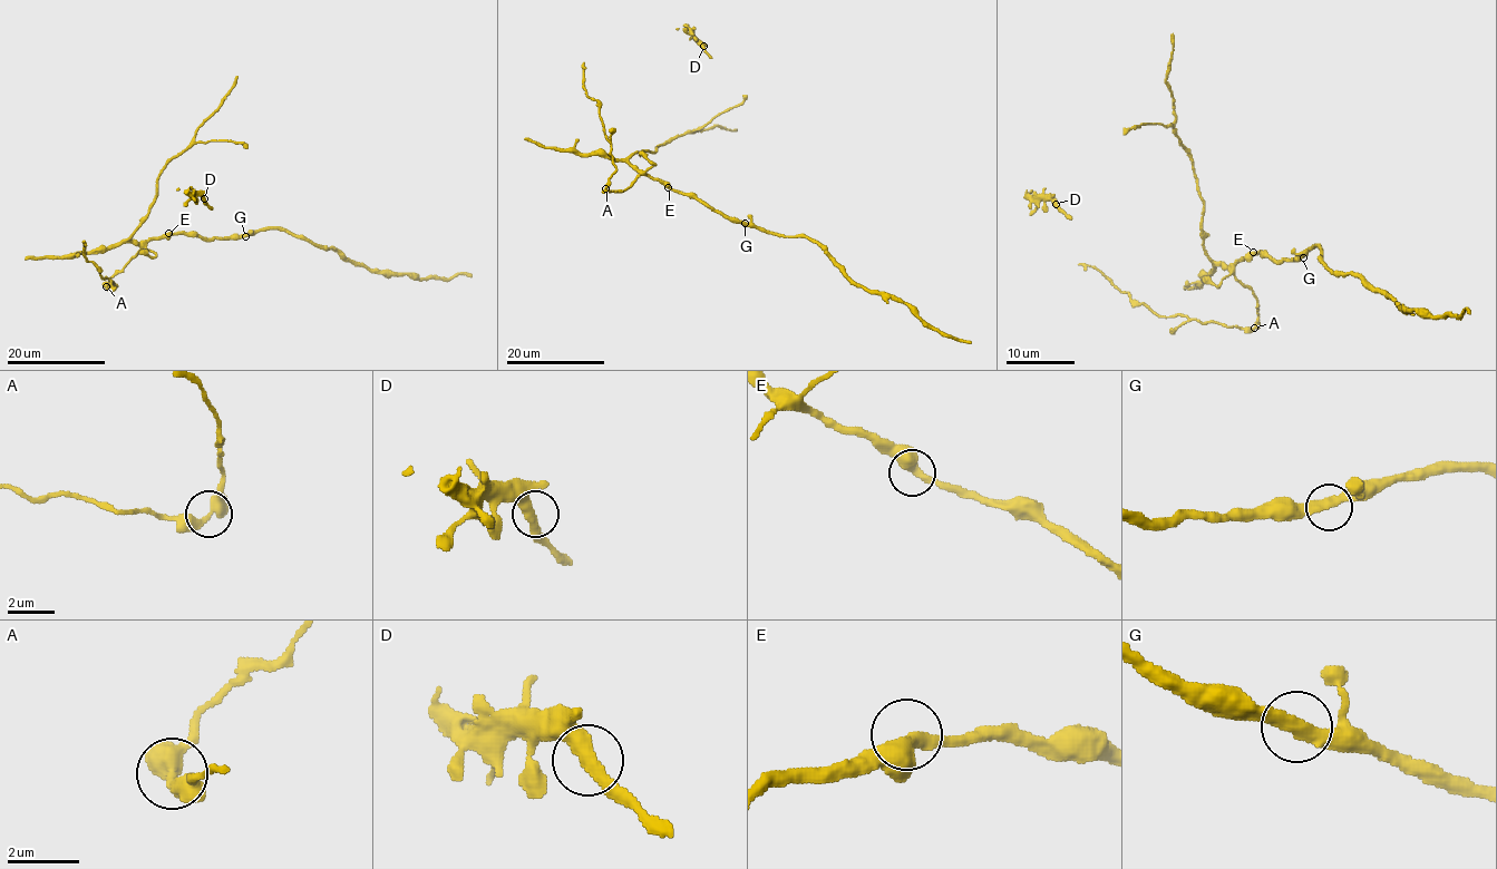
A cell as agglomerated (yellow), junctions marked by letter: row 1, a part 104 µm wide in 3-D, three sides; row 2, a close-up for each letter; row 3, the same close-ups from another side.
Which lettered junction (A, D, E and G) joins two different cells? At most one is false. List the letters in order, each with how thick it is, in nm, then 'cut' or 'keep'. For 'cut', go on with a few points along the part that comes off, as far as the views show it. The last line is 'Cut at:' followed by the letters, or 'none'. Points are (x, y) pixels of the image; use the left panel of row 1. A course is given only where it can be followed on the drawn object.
A: calibre 460 nm; cut; course (106, 286), (117, 285), (103, 277), (100, 270), (88, 261), (84, 241)
D: calibre 420 nm; keep
E: calibre 460 nm; keep
G: calibre 360 nm; keep
Cut at: A

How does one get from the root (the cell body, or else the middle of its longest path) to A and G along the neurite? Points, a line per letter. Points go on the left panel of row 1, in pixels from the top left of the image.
A: (174, 234), (151, 238), (106, 286)
G: (174, 234), (196, 234), (207, 238), (245, 236)

